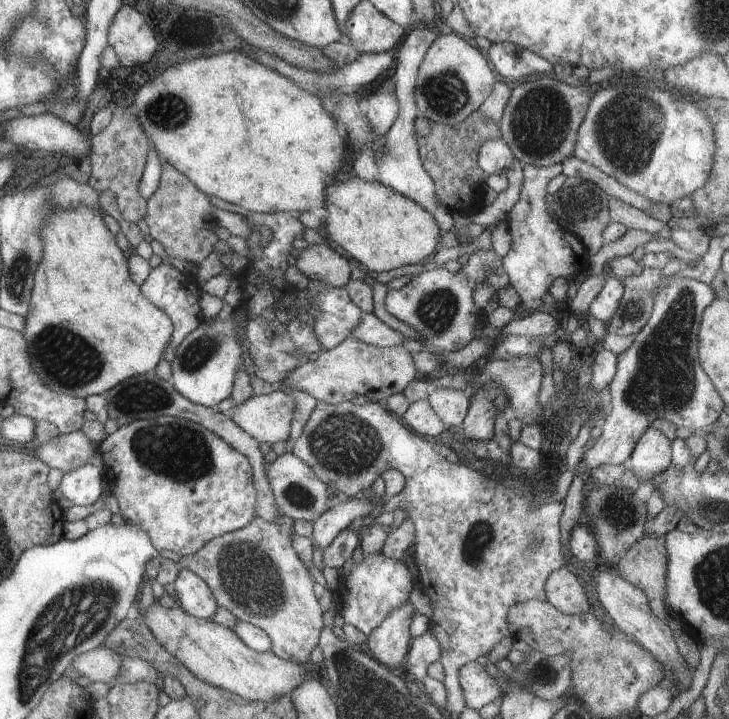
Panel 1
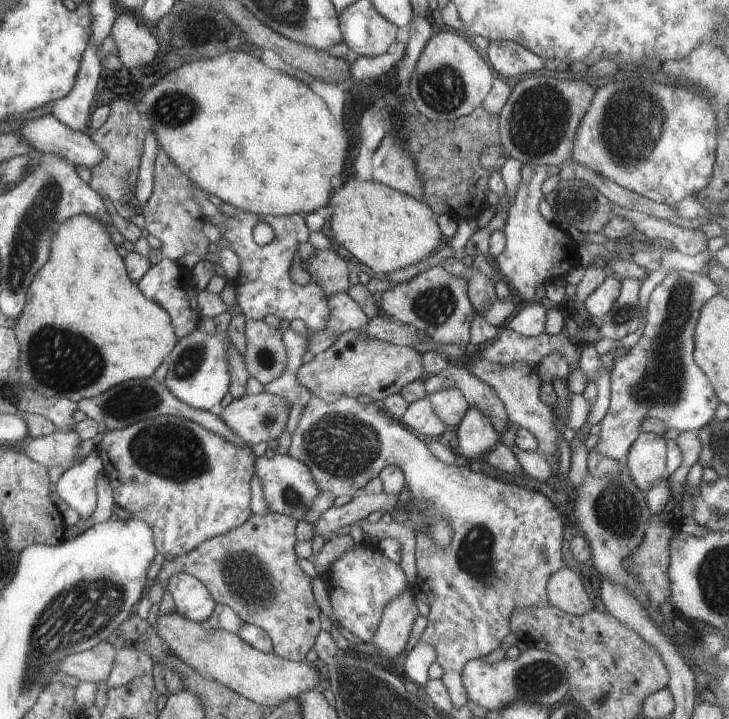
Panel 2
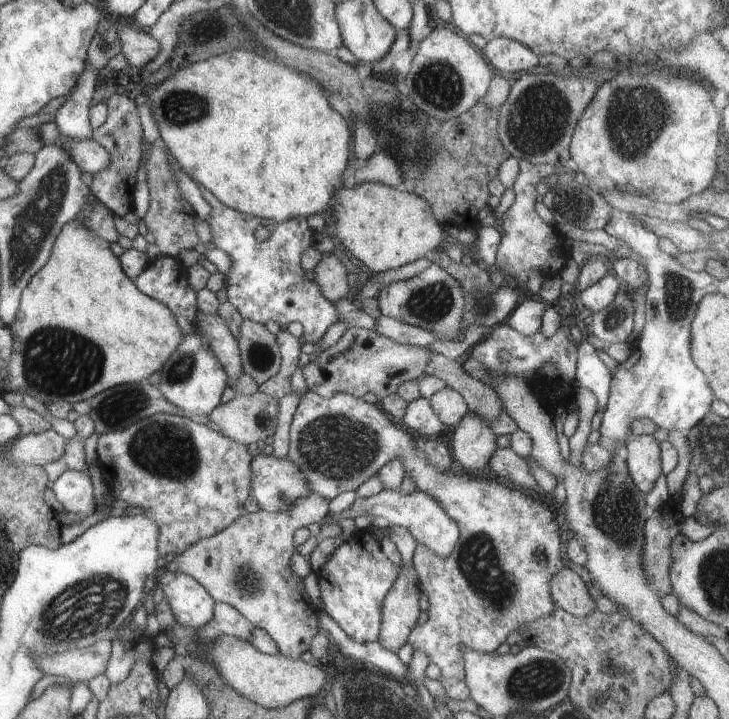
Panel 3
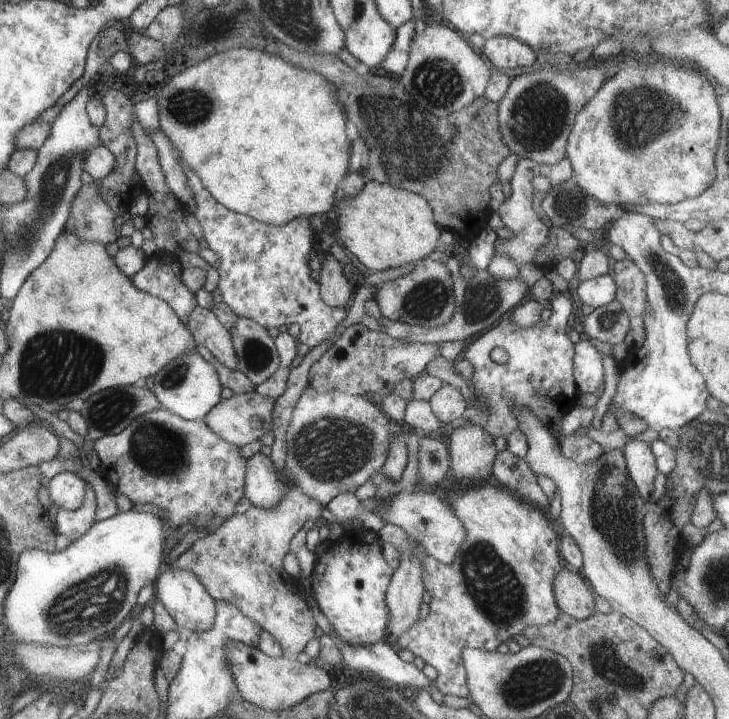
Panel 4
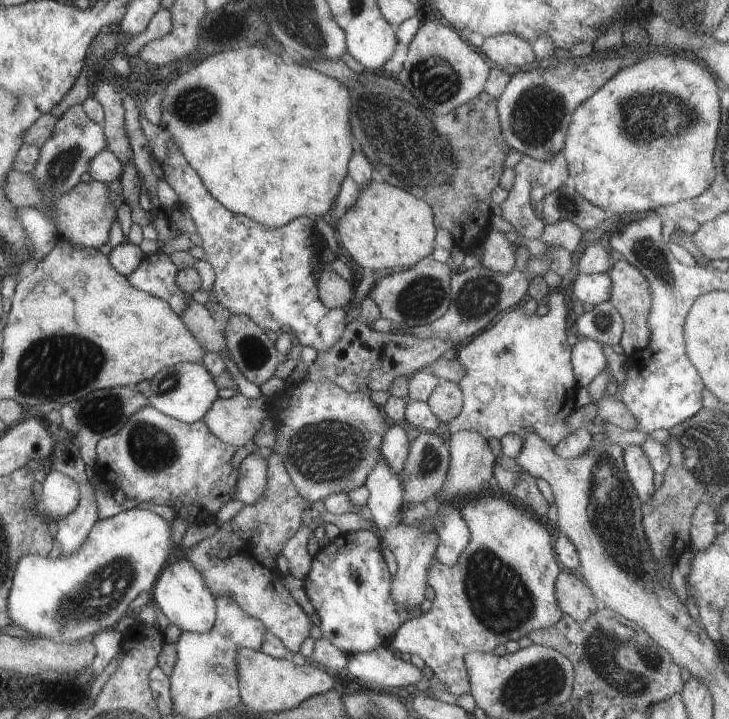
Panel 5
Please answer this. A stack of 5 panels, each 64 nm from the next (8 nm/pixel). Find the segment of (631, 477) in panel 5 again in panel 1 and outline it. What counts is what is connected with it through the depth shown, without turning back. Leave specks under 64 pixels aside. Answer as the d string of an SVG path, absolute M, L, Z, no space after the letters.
M645 430L635 442L635 448L629 456L627 468L633 472L639 484L645 484L657 474L663 474L671 466L671 448L669 440L659 430Z

